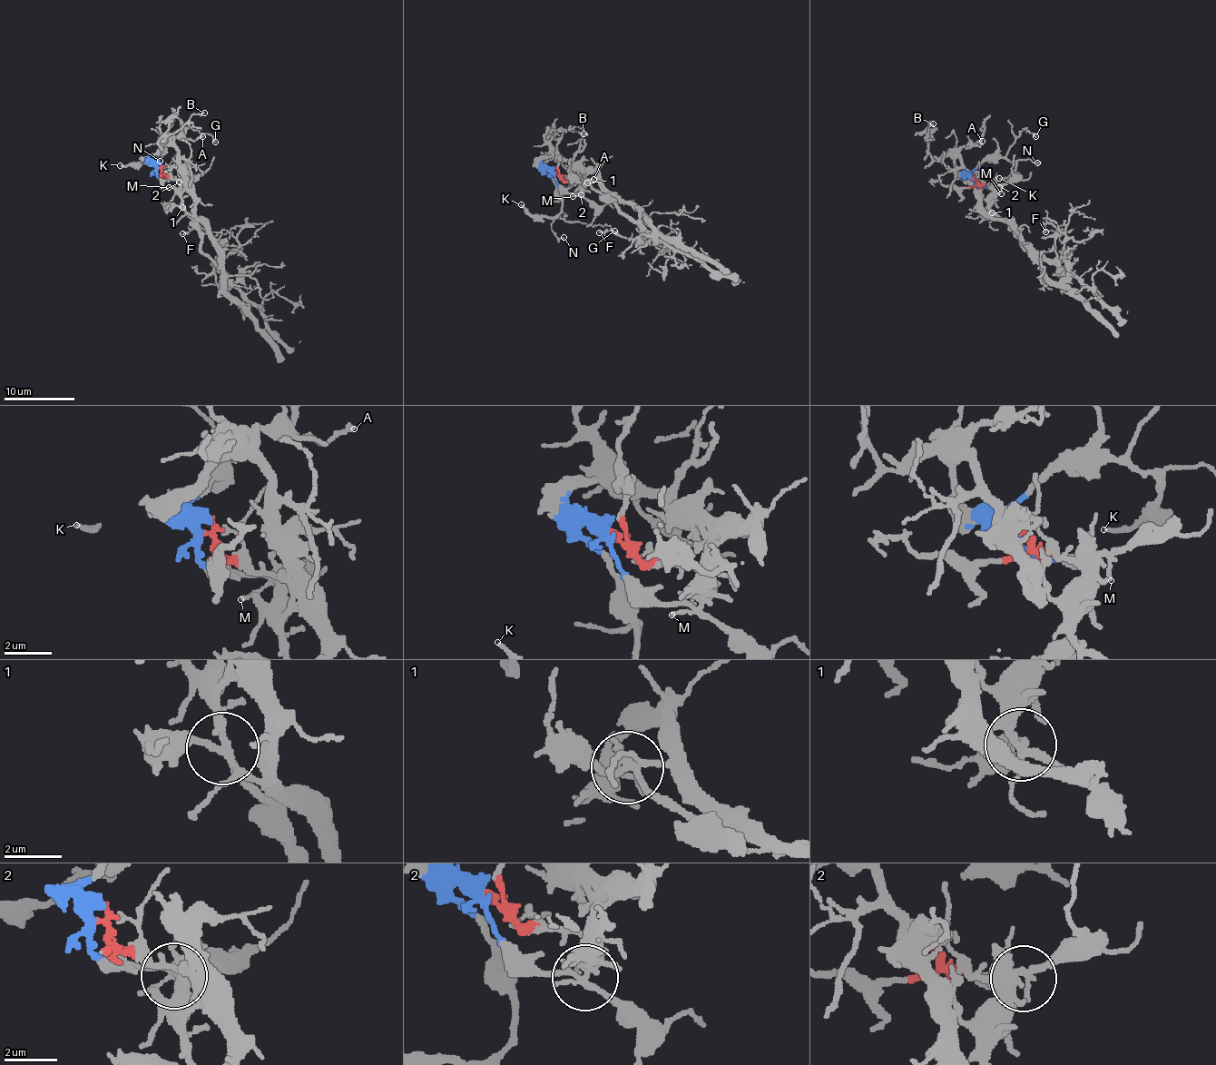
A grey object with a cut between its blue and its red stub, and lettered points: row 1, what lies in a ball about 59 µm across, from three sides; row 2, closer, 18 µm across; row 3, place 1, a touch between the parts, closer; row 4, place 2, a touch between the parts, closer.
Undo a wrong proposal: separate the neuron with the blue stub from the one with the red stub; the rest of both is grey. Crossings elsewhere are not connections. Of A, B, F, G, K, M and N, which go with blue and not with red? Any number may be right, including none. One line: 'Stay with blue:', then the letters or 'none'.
Stay with blue: A, B, G, K, N

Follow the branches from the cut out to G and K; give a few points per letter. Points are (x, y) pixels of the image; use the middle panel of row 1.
G: (553, 172), (547, 173), (556, 187), (561, 200), (559, 214), (563, 221), (606, 225), (614, 231)
K: (553, 172), (548, 172), (561, 200), (562, 210), (554, 216), (530, 215), (520, 204)

